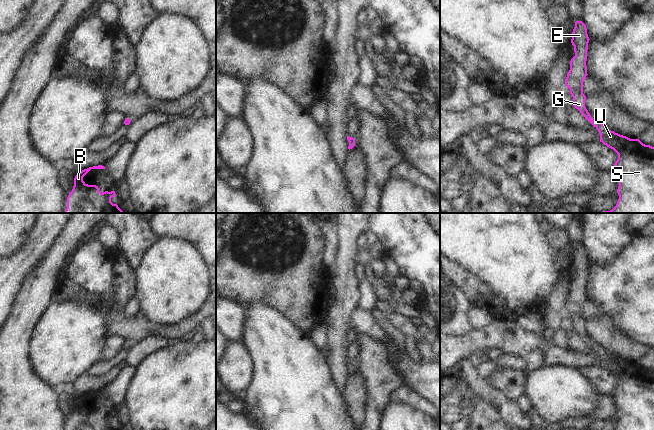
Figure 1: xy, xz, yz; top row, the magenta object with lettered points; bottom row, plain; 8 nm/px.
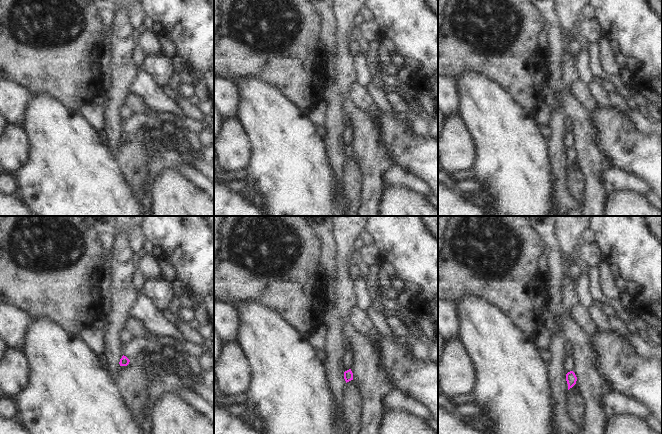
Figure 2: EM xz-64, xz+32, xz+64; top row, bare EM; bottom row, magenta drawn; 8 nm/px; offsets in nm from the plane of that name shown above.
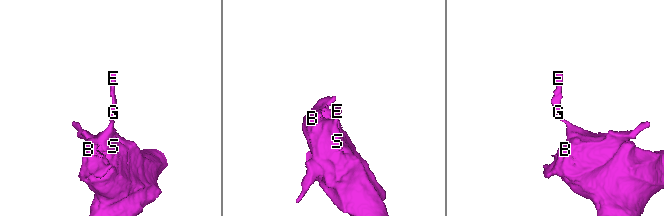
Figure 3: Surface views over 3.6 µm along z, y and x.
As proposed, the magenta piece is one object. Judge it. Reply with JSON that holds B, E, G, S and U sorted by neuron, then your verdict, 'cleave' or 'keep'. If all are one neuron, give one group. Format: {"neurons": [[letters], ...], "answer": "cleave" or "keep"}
{"neurons": [["B", "E", "G", "S", "U"]], "answer": "keep"}

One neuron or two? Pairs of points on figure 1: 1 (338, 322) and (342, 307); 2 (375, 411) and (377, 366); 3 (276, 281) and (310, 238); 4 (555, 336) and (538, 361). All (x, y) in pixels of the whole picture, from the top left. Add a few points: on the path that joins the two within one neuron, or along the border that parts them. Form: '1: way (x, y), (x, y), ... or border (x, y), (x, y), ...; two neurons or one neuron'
1: way (338, 318), (339, 311); one neuron
2: way (376, 400), (377, 377); one neuron
3: way (287, 270), (301, 259), (305, 249); one neuron
4: way (549, 341), (538, 355); one neuron

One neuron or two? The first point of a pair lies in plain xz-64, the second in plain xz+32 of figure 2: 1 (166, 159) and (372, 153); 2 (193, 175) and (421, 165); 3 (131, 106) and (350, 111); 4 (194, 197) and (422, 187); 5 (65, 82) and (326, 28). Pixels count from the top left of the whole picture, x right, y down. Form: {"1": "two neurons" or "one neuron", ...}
{"1": "one neuron", "2": "two neurons", "3": "two neurons", "4": "two neurons", "5": "two neurons"}

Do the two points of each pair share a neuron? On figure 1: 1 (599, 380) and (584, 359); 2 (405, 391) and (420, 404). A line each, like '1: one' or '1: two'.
1: two
2: one

